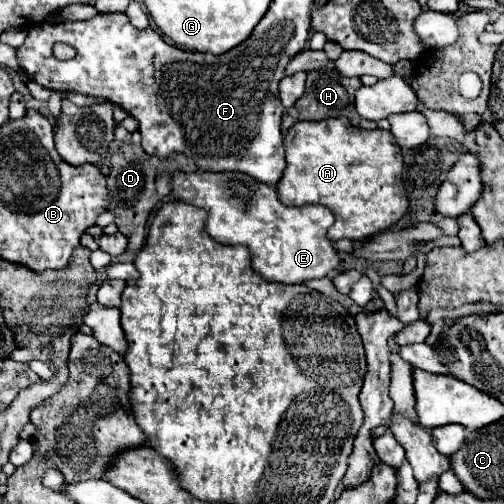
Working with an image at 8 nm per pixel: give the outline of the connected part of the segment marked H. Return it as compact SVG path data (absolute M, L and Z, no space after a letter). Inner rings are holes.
M326 67L320 71L310 71L308 79L306 79L306 93L296 102L294 107L284 111L282 117L282 131L288 131L290 125L294 125L300 119L311 120L326 119L326 117L348 117L352 125L358 127L366 127L366 129L376 129L378 125L366 119L360 119L356 109L354 109L354 93L356 89L362 87L362 81L358 77L342 77L340 73L336 73L334 67ZM312 115L312 117L306 117Z

